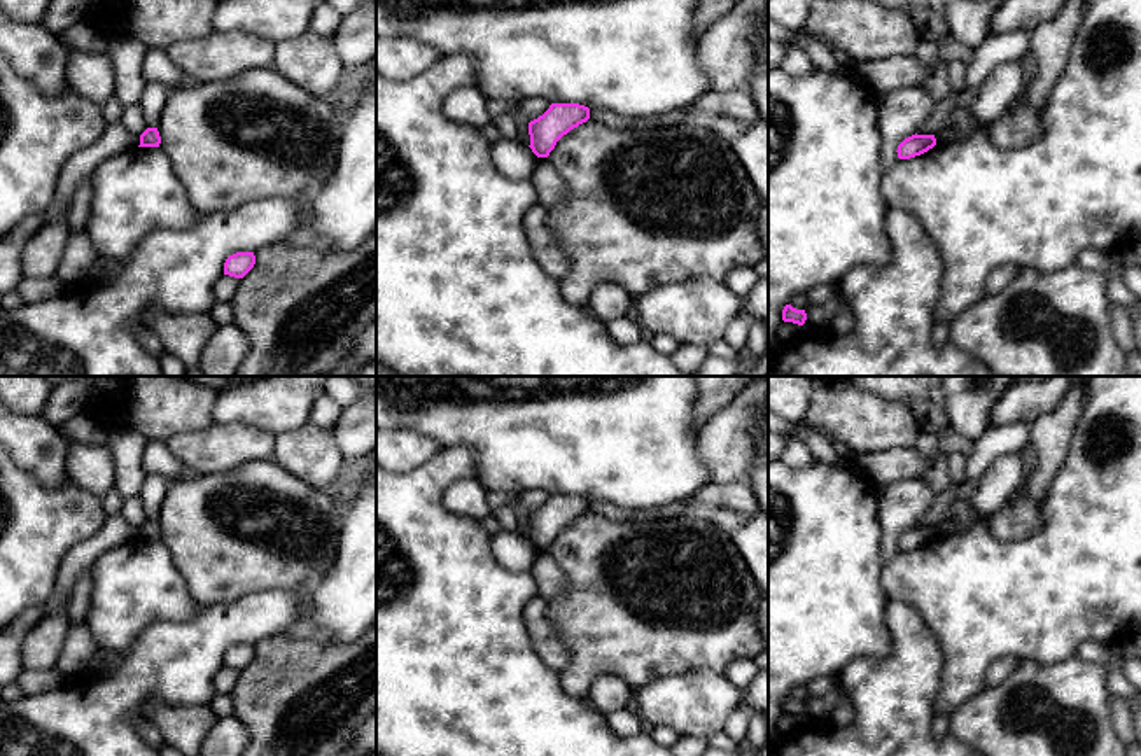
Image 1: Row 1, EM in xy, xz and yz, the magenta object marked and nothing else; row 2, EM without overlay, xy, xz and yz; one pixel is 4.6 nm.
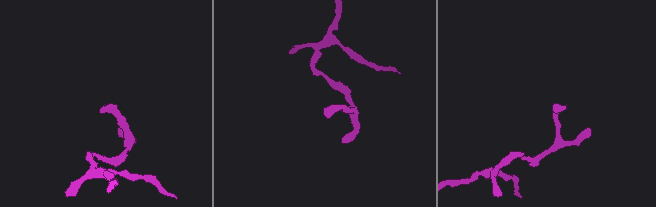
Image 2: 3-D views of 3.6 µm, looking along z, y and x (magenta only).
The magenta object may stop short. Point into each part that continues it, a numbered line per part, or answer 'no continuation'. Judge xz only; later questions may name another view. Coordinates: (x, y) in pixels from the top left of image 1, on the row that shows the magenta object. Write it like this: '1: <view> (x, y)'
no continuation

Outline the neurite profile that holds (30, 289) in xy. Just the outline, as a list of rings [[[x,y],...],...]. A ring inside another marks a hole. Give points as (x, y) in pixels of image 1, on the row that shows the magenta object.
[[[56,276],[47,278],[24,278],[14,292],[21,298],[23,303],[38,303],[54,296],[60,296],[66,290],[66,284]]]

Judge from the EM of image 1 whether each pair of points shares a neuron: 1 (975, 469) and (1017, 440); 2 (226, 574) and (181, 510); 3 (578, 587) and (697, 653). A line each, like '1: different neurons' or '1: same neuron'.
1: same neuron
2: same neuron
3: same neuron

